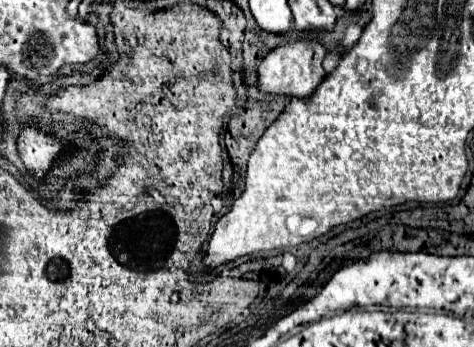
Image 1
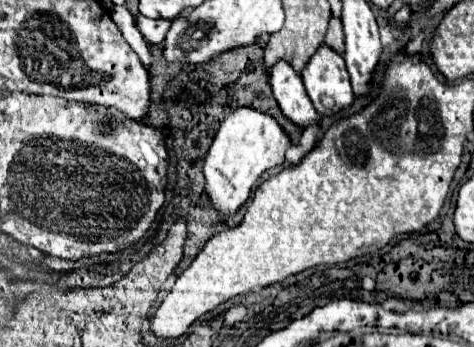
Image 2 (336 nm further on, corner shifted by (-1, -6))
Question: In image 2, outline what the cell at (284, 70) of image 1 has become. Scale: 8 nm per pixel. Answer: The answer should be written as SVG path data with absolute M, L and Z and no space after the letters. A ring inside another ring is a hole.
M238 108L218 128L206 156L204 156L204 192L210 206L220 216L232 216L248 200L256 180L270 168L284 162L284 152L290 146L290 138L280 124L254 108Z

